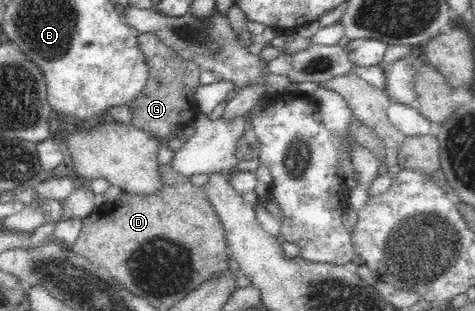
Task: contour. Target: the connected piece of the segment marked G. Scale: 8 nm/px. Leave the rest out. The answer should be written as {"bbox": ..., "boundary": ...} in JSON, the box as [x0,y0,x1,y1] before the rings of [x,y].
{"bbox":[127,33,201,139],"boundary":[[[143,33],[137,40],[140,41],[141,52],[147,60],[149,71],[146,87],[141,91],[141,95],[127,104],[133,110],[131,124],[157,139],[169,139],[169,135],[178,127],[177,125],[187,125],[199,112],[194,95],[195,90],[201,86],[199,83],[201,67],[193,63],[186,64],[179,55],[151,33]]]}

